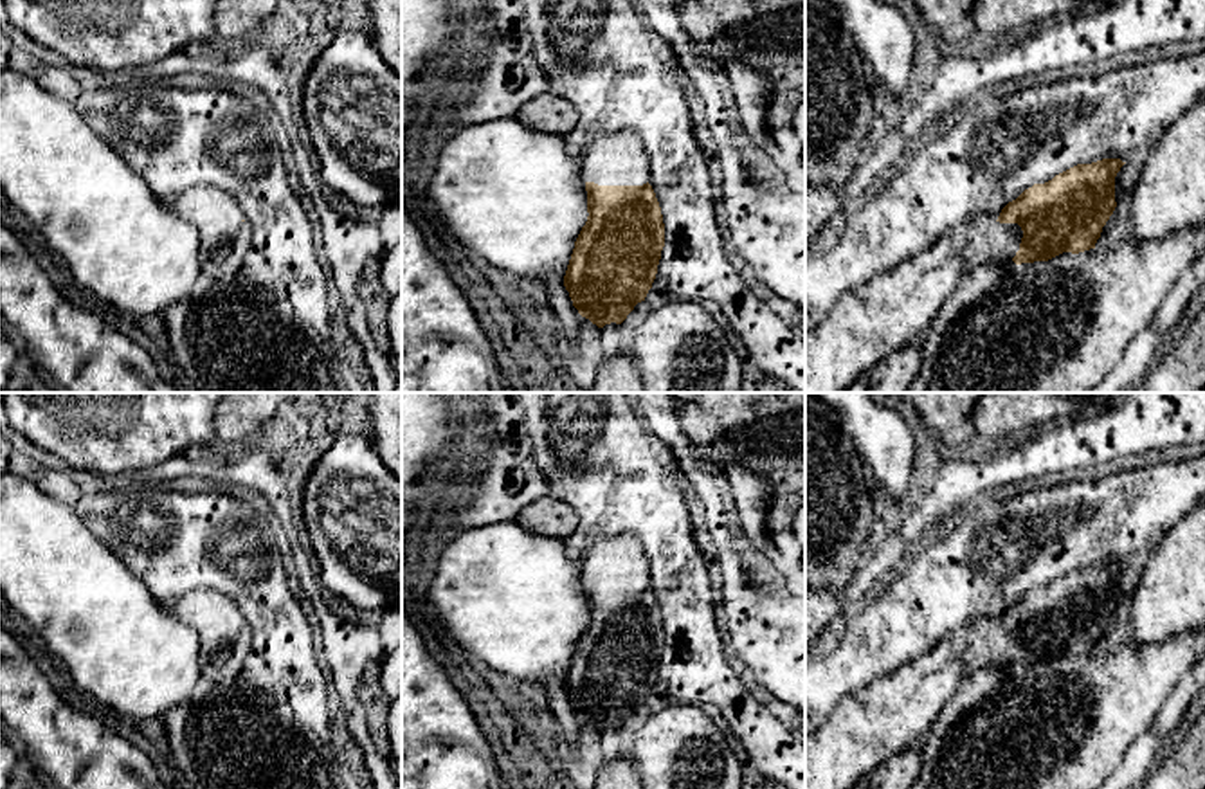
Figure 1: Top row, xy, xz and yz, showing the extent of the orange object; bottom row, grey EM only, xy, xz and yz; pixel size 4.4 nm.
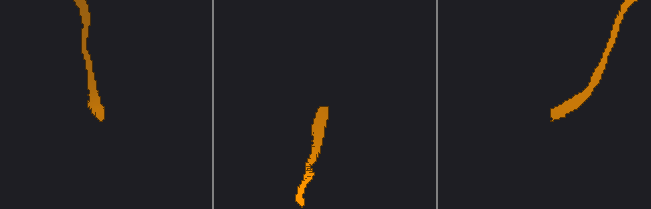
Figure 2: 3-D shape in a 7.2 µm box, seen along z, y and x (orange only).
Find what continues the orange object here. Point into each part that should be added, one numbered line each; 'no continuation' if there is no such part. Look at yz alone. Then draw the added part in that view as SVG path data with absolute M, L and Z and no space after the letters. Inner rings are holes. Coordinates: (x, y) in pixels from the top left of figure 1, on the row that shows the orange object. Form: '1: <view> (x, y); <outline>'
1: yz (870, 321); M1000 211L976 213L929 249L843 294L805 339L805 393L845 393L857 378L870 375L879 360L926 331L967 272L998 258L1012 259L1023 231L1018 223L1000 223L998 216Z

